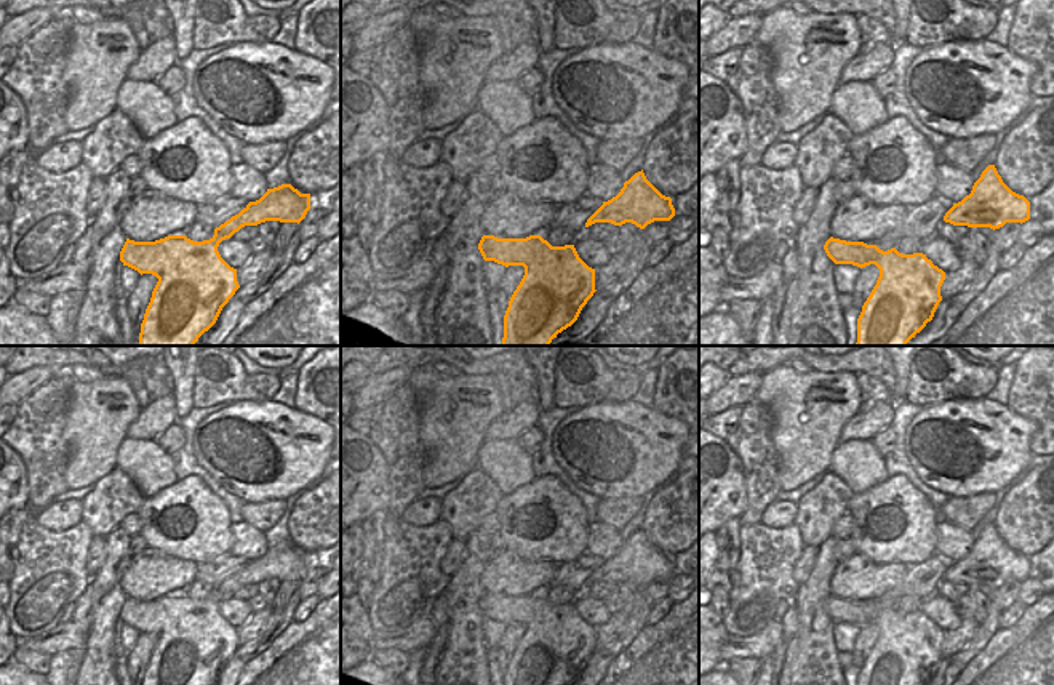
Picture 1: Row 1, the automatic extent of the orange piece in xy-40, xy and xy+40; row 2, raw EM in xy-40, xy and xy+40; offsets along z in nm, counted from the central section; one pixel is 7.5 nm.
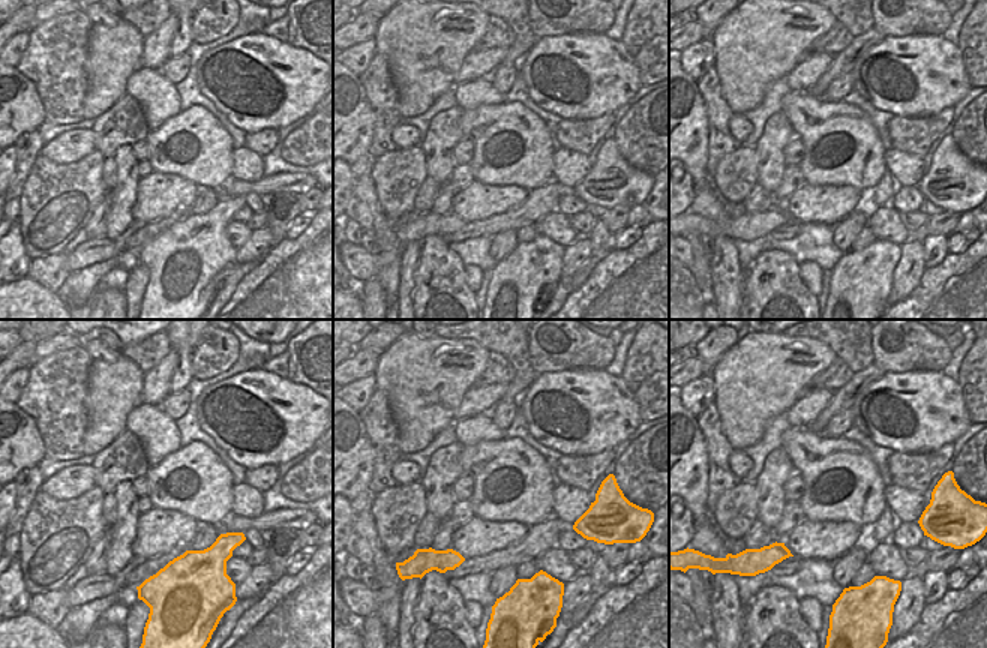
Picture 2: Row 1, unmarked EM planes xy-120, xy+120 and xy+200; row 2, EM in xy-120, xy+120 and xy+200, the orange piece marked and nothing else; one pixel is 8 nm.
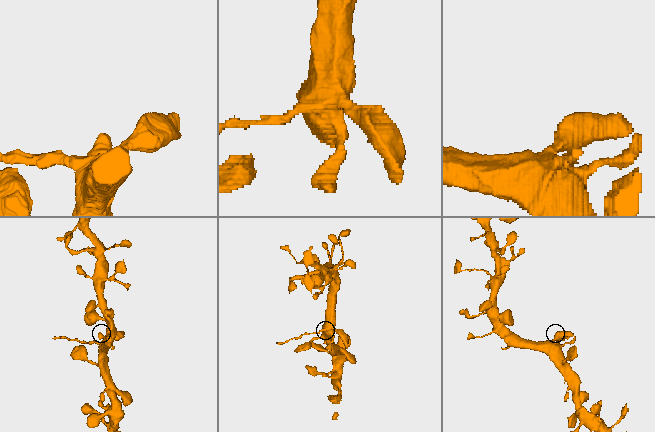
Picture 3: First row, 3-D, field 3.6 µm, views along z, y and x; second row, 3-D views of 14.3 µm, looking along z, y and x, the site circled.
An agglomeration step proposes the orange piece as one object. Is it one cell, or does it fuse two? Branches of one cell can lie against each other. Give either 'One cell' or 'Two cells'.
Two cells

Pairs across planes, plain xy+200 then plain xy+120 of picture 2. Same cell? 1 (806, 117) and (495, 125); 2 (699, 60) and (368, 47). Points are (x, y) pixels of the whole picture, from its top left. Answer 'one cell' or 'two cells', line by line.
1: one cell
2: one cell

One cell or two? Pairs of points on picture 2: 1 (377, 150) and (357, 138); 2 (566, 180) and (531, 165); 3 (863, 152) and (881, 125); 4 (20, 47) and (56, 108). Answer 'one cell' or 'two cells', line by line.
1: two cells
2: two cells
3: two cells
4: two cells

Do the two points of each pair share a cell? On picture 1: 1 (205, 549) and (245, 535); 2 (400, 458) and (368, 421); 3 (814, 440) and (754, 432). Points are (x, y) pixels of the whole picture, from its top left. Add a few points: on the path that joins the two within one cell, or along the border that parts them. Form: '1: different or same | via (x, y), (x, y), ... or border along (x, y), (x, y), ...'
1: different | border along (232, 524), (232, 546), (227, 552)
2: different | border along (383, 405), (381, 416), (367, 434)
3: different | border along (757, 399), (771, 420), (771, 444), (779, 471)

